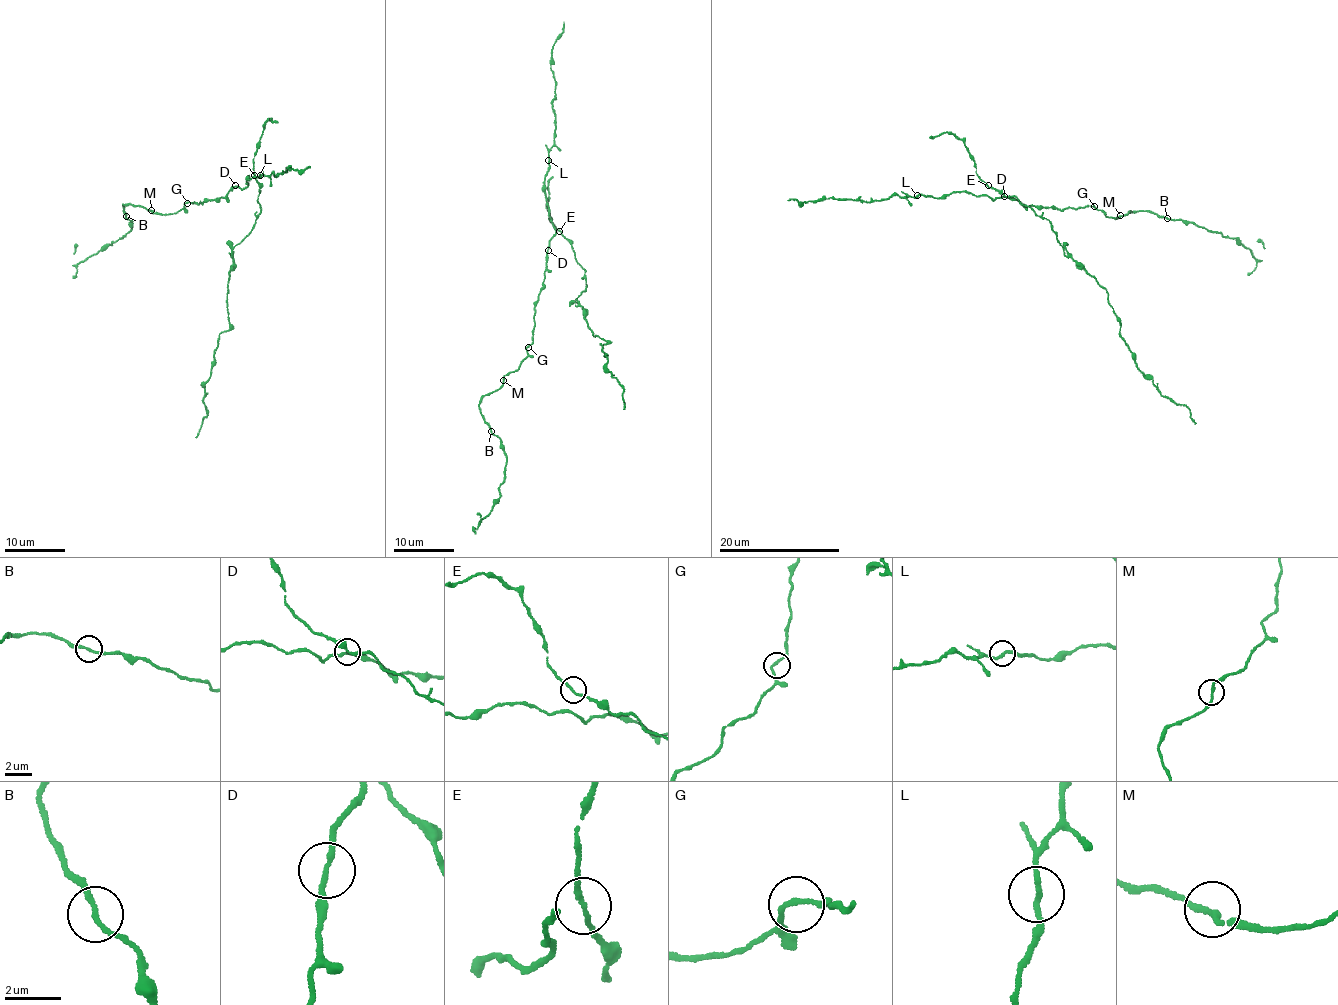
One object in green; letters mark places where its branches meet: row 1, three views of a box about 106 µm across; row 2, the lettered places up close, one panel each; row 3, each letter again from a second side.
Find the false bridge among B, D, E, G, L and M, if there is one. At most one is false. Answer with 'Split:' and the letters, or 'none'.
Split: L

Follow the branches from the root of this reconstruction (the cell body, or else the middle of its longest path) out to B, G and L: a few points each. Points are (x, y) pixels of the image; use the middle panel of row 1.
B: (548, 250), (528, 356), (478, 406), (491, 431)
G: (548, 250), (543, 289), (534, 308), (533, 343), (528, 347)
L: (548, 250), (548, 241), (555, 230), (544, 188), (549, 160)

